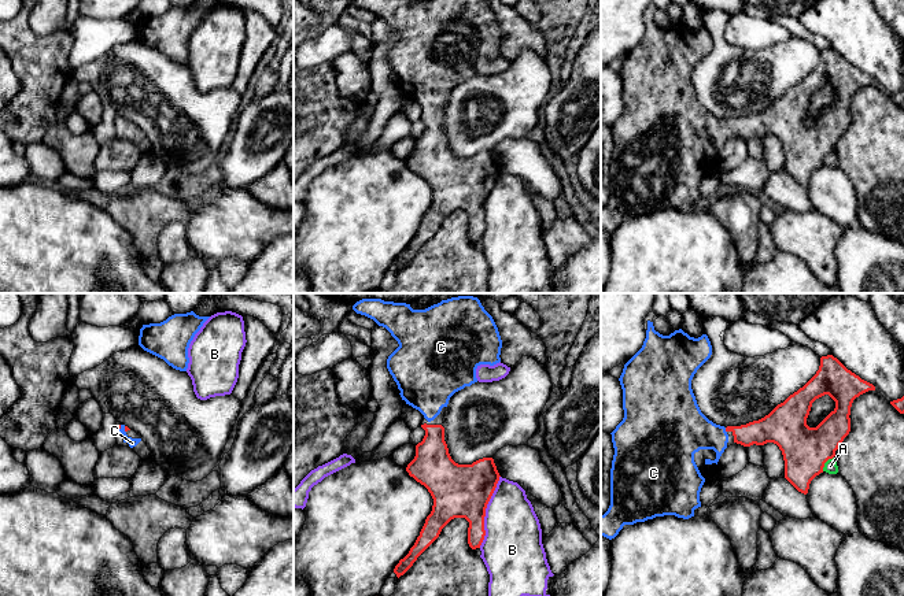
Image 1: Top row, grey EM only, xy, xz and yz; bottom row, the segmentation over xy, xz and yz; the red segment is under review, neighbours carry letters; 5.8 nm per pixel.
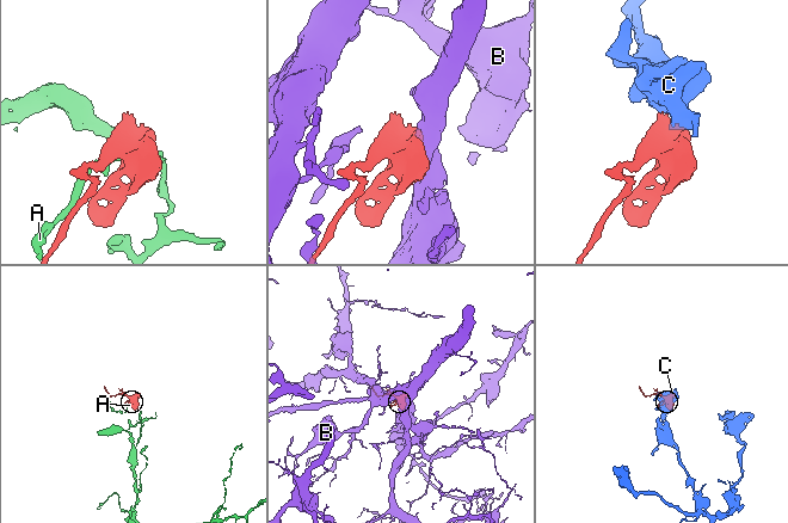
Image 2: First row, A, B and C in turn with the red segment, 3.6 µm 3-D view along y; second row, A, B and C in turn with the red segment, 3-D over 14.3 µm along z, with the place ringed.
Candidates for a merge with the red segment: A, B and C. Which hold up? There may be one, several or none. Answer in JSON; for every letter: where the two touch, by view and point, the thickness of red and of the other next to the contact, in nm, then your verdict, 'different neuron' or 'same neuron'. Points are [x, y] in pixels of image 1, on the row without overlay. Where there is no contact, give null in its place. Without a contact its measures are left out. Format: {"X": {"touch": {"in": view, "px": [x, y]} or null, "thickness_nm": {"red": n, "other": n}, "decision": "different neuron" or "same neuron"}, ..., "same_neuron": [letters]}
{"A": {"touch": {"in": "yz", "px": [825, 155]}, "thickness_nm": {"red": 280, "other": 80}, "decision": "different neuron"}, "B": {"touch": {"in": "xz", "px": [484, 204]}, "thickness_nm": {"red": 320, "other": 340}, "decision": "different neuron"}, "C": {"touch": {"in": "yz", "px": [726, 123]}, "thickness_nm": {"red": 160, "other": 300}, "decision": "same neuron"}, "same_neuron": ["C"]}

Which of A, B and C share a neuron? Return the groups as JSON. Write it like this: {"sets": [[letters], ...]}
{"sets": [["A"], ["B"], ["C"]]}

